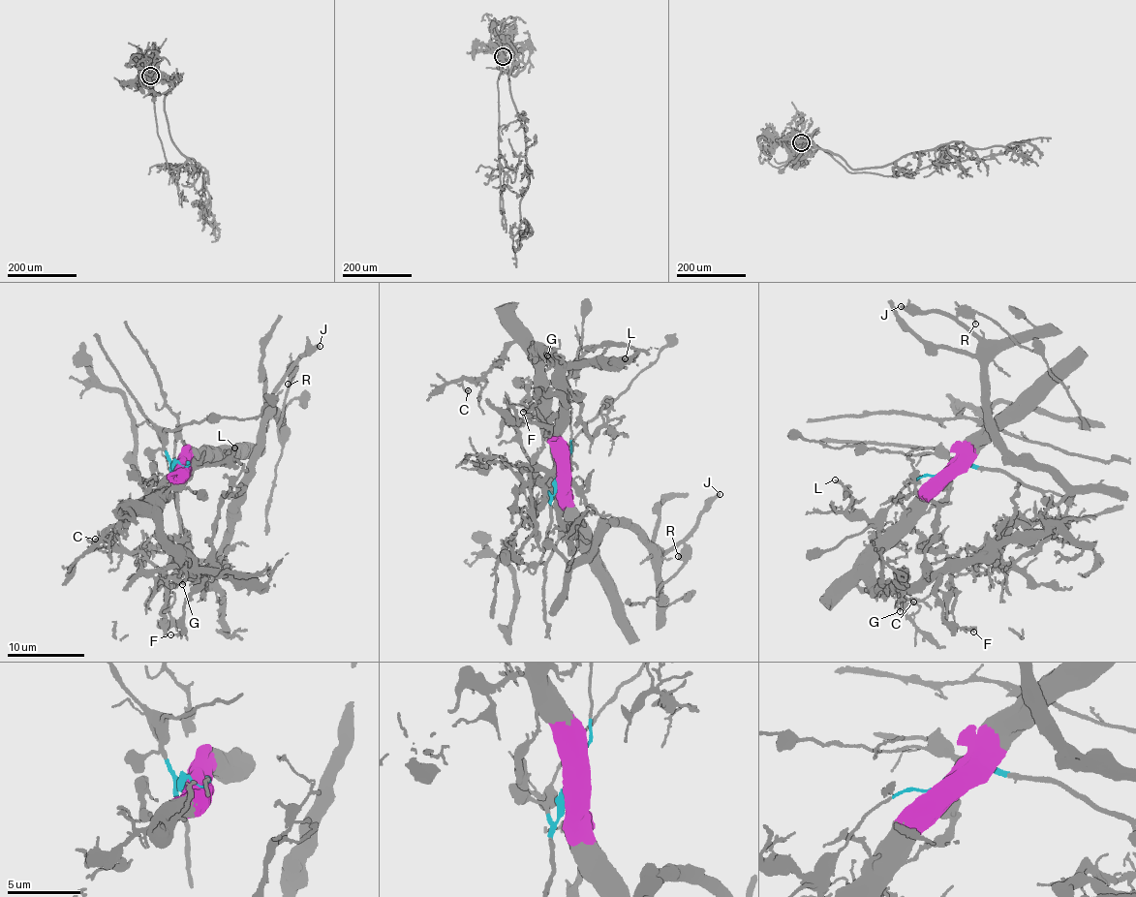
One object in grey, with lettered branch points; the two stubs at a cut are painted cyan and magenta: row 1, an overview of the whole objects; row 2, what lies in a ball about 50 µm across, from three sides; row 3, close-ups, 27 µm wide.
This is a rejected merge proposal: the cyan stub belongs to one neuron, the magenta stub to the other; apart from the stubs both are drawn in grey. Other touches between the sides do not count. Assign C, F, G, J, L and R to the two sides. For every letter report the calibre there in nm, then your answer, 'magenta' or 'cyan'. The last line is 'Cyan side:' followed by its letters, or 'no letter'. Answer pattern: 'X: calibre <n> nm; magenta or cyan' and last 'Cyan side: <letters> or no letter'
C: calibre 140 nm; magenta
F: calibre 140 nm; magenta
G: calibre 140 nm; magenta
J: calibre 320 nm; cyan
L: calibre 200 nm; magenta
R: calibre 140 nm; cyan
Cyan side: J, R

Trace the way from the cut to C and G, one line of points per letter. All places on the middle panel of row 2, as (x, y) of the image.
C: (559, 473), (556, 441), (545, 429), (534, 363), (520, 344), (513, 343), (481, 376), (463, 381), (469, 390)
G: (559, 473), (555, 432), (547, 418), (537, 354), (555, 362), (548, 355)

